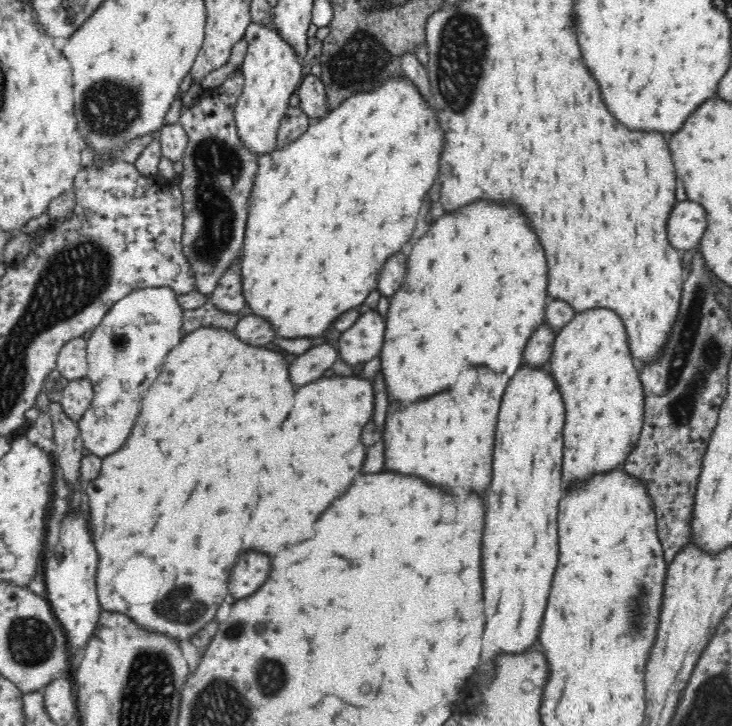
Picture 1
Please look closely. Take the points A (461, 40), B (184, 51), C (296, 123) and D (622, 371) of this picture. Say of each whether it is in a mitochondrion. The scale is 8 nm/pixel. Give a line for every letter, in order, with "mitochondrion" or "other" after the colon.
A: mitochondrion
B: other
C: other
D: other

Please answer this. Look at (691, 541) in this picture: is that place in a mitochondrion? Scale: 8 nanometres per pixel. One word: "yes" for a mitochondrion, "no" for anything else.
no

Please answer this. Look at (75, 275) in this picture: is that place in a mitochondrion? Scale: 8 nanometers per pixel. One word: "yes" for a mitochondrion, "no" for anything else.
yes

